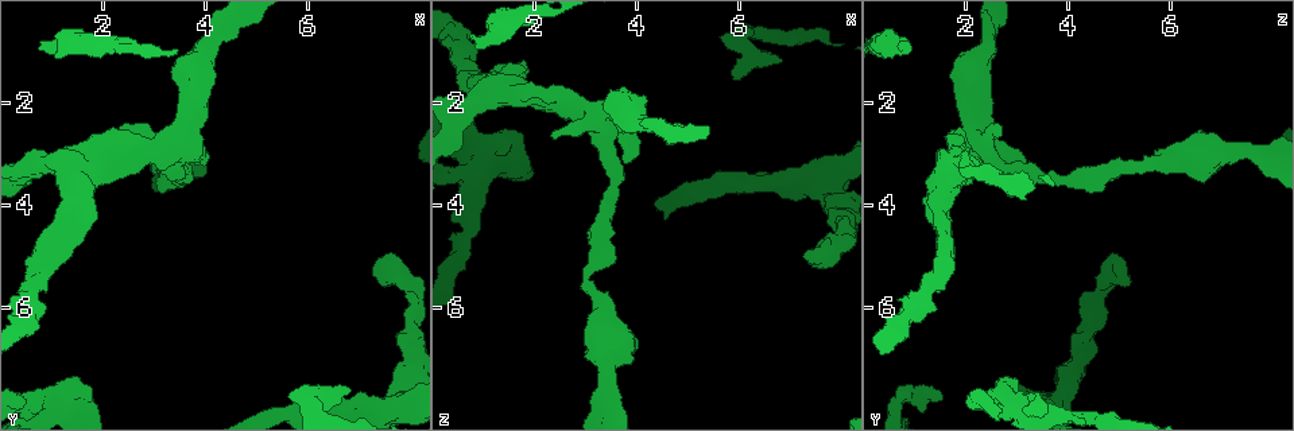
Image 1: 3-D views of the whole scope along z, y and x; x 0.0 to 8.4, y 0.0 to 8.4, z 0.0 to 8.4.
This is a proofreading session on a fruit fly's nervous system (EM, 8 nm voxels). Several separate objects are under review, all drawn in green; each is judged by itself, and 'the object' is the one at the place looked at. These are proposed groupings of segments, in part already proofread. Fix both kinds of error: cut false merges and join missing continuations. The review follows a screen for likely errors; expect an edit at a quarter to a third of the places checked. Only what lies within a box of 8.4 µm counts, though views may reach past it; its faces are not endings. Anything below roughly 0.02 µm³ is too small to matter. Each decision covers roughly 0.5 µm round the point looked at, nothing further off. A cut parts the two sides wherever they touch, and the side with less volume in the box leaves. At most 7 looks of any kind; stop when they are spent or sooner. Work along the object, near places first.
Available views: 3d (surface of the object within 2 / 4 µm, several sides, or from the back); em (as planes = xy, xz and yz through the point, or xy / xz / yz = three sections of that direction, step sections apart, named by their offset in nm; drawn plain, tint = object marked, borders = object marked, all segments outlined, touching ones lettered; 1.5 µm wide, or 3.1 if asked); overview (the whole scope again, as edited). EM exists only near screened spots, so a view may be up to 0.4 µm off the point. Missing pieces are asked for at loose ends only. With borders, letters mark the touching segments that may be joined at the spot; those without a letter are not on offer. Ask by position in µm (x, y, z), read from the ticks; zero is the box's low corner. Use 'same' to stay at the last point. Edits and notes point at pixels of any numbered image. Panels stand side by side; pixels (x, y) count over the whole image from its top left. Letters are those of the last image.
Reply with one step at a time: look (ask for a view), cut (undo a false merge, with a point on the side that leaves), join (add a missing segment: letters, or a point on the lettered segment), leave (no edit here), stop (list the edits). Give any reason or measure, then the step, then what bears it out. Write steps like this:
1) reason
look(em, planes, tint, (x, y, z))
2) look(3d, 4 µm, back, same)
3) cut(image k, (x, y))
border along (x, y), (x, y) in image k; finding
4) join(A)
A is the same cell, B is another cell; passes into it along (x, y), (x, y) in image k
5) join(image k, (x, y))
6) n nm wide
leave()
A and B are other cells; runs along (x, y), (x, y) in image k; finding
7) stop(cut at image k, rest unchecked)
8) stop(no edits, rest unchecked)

an open end
look(3d, 2 µm, (0.75, 0.95, 0.75))

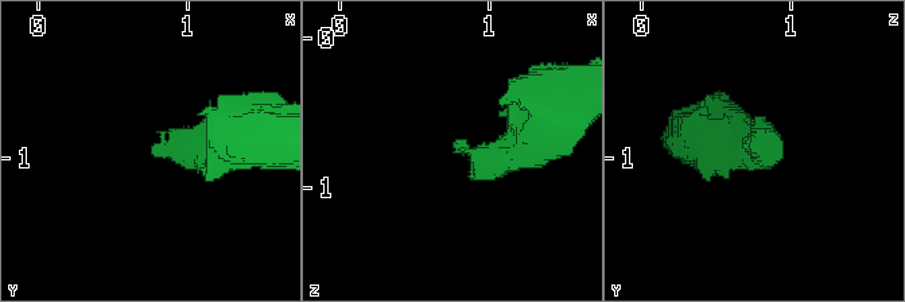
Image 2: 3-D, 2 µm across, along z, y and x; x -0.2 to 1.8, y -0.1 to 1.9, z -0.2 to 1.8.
need the tissue
look(em, planes, borders, (0.80, 0.96, 0.68))

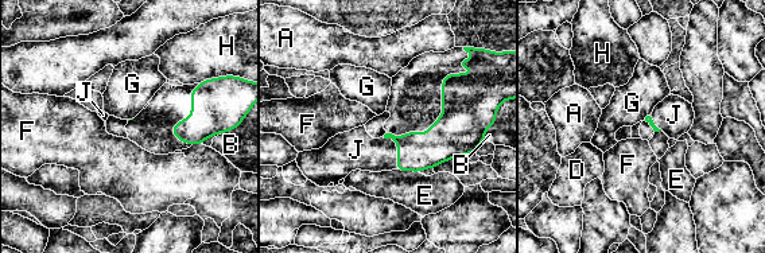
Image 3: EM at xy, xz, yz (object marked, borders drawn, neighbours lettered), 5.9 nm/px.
join(J)
J is the same cell, A, B, D, E, F, G and H are other cells; passes into it along (416, 151), (397, 150), (356, 150) in image 3; the neuron continues

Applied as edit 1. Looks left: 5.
look(overview)

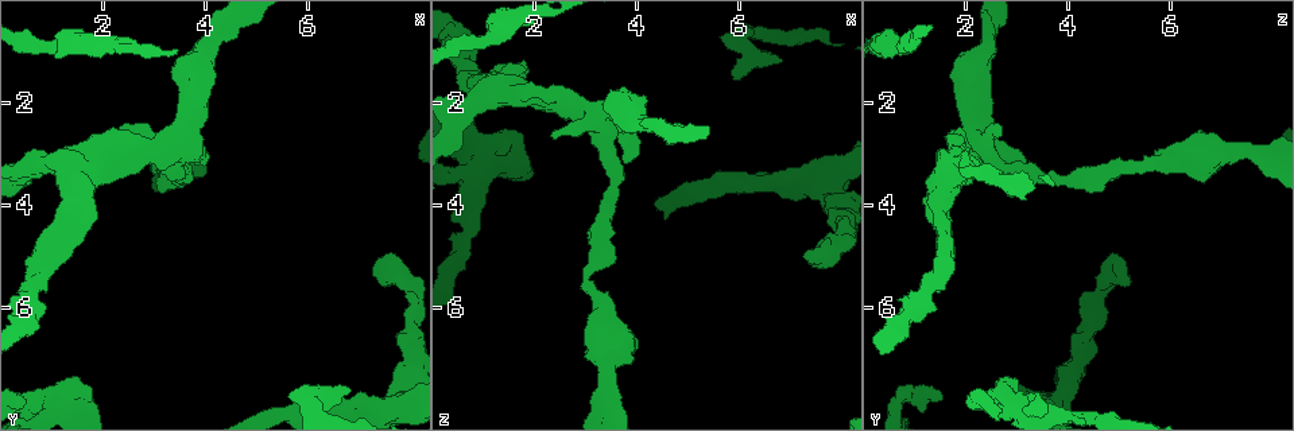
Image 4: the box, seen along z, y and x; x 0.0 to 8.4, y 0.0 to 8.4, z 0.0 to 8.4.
look(3d, 4 µm, (0.75, 3.25, 2.20))

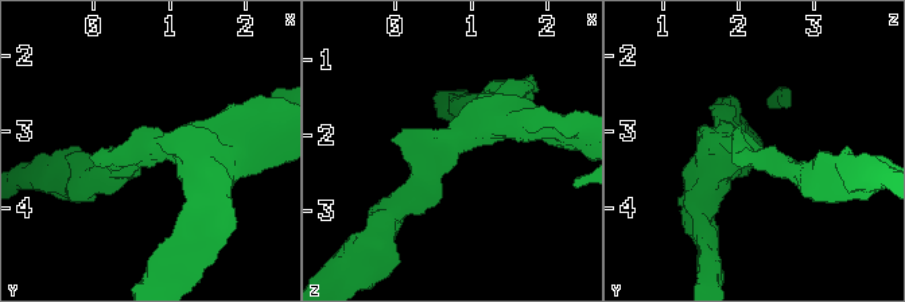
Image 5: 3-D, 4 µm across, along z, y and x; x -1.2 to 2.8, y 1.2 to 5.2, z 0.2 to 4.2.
look(em, planes, borders, (0.75, 3.30, 2.20))

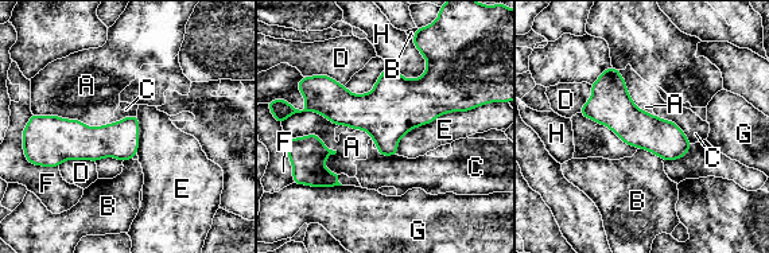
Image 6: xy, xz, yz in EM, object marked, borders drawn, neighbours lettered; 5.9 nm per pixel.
leave()
A, B, C, D, E, F, G and H are other cells; runs along (309, 106), (457, 104), (462, 108) in image 6; continuous, no second neuron

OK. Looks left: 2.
free end
look(3d, 2 µm, (6.00, 7.75, 1.55))

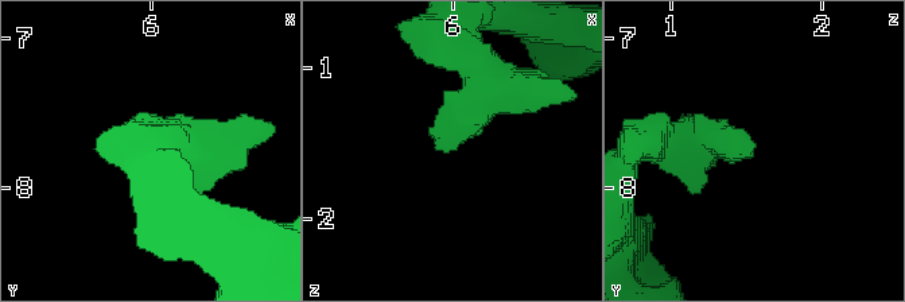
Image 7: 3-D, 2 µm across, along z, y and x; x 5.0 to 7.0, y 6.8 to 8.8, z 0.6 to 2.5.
look(em, planes, borders, (5.94, 7.76, 1.56))

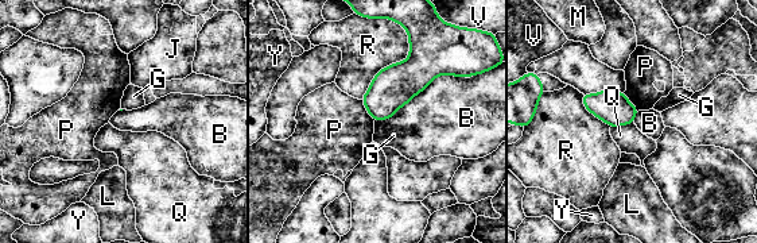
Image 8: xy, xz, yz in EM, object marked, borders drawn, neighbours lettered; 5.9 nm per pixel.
leave()
B, G, J, L, M, P, Q, R, V and Y are other cells; border along (461, 77), (437, 76), (375, 120) in image 8; no lettered segment goes on from it

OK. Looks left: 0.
stop(join at image 3, rest unchecked)

